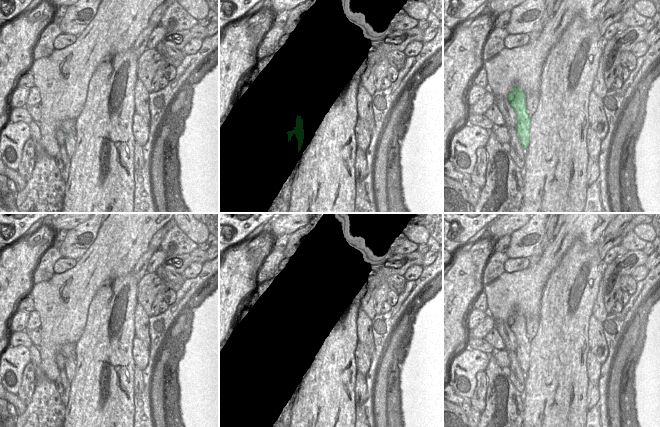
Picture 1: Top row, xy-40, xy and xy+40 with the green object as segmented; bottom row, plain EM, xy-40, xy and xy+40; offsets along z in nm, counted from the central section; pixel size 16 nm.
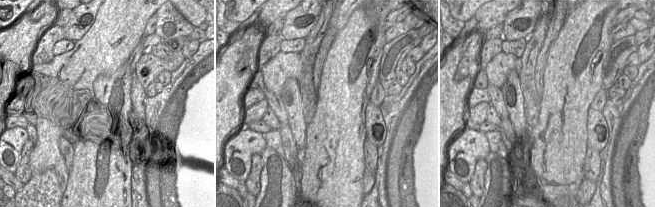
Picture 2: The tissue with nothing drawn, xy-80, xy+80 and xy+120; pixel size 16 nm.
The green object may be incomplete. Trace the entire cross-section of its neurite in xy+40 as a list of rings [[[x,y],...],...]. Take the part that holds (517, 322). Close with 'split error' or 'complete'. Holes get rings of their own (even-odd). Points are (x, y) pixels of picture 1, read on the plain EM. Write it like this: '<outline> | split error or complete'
[[[514,310],[507,323],[516,336],[516,355],[521,365],[522,372],[526,374],[530,366],[531,351],[531,340],[528,338],[526,331],[526,318],[522,313]]] | complete

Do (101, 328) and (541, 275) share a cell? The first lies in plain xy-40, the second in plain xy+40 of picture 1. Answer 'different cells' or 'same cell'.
different cells

